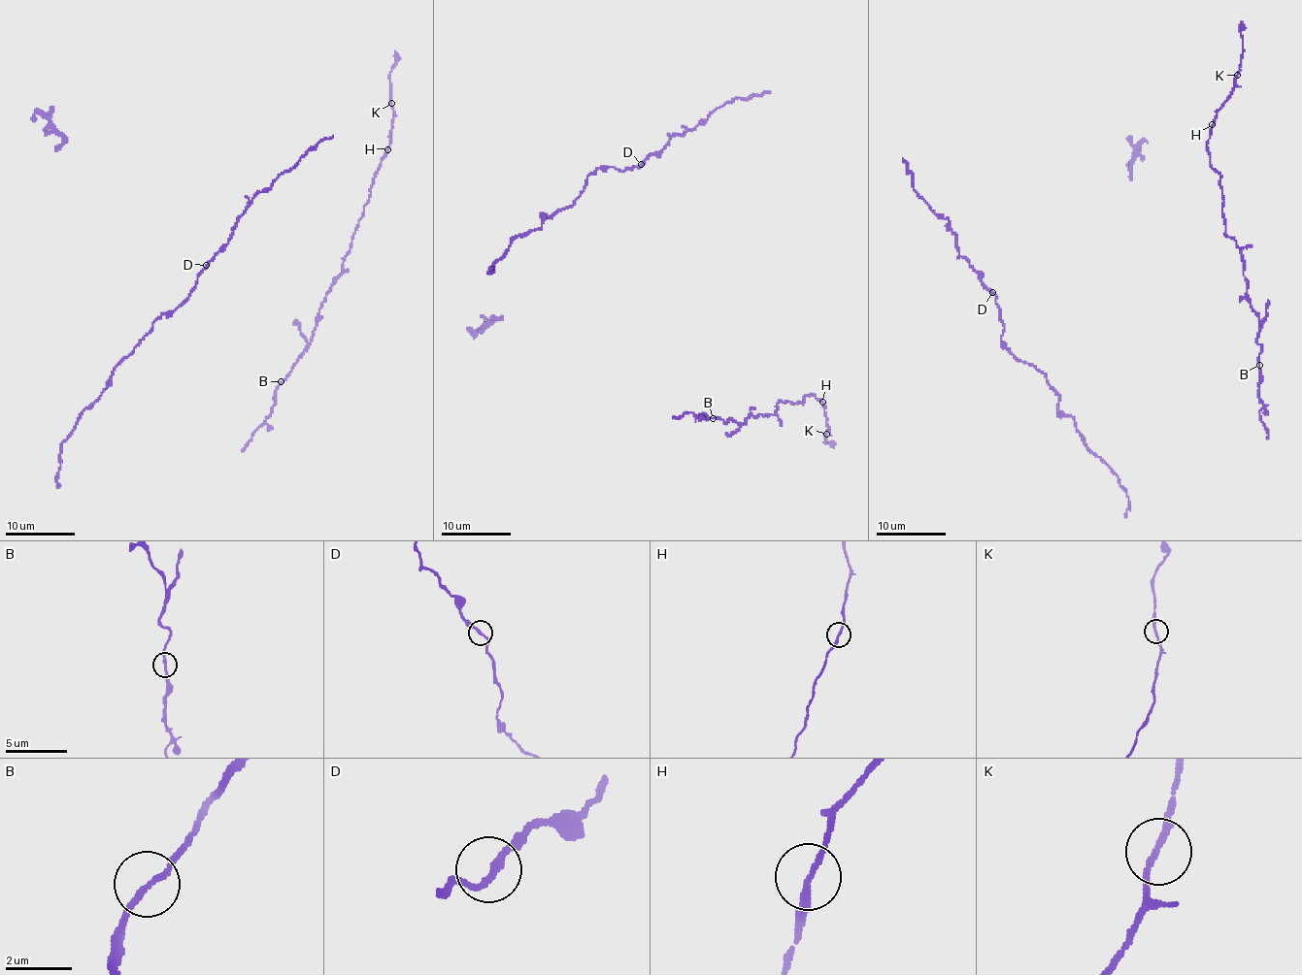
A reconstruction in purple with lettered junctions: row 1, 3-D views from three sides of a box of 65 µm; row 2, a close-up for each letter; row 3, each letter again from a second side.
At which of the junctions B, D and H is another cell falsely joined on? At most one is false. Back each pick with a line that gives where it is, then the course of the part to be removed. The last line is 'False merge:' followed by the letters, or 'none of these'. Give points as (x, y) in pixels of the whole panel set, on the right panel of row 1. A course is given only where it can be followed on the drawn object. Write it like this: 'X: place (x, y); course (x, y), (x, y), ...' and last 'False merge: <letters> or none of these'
H: place (1212, 124); course (1212, 125), (1234, 86), (1243, 52), (1243, 21)
False merge: H

